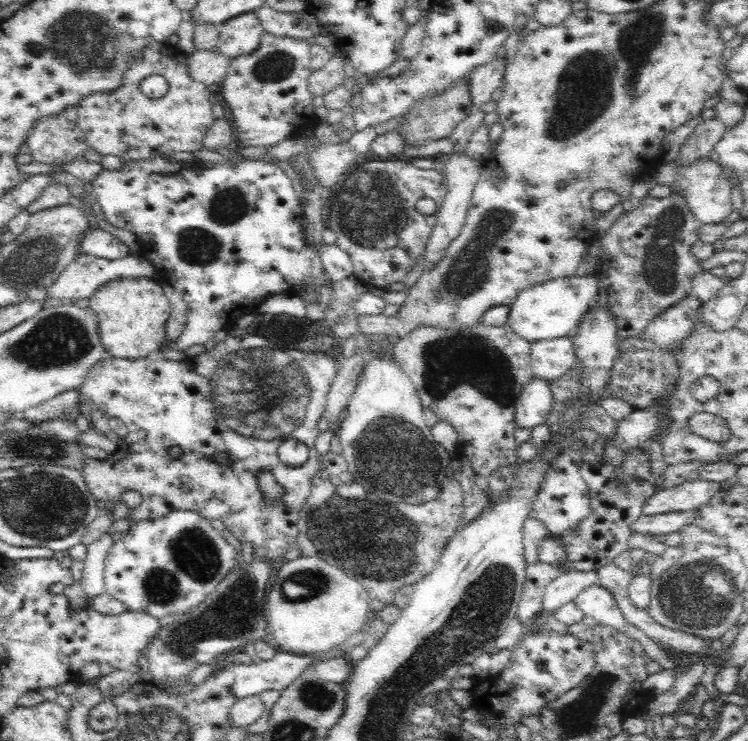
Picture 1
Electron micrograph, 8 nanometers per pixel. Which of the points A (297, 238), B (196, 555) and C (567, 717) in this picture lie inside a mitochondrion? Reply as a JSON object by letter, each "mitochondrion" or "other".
{"A":"other","B":"mitochondrion","C":"mitochondrion"}

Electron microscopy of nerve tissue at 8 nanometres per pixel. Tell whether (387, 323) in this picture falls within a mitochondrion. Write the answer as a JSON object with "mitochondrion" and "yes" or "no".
{"mitochondrion":"no"}

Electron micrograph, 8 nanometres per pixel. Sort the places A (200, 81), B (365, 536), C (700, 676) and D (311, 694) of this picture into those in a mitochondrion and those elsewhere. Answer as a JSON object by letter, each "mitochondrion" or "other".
{"A":"other","B":"mitochondrion","C":"other","D":"mitochondrion"}

